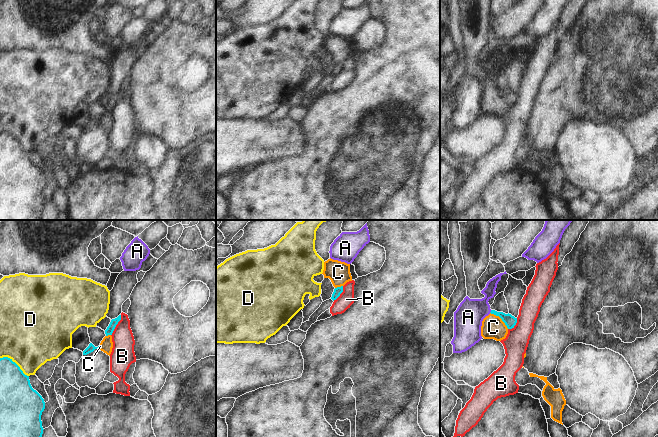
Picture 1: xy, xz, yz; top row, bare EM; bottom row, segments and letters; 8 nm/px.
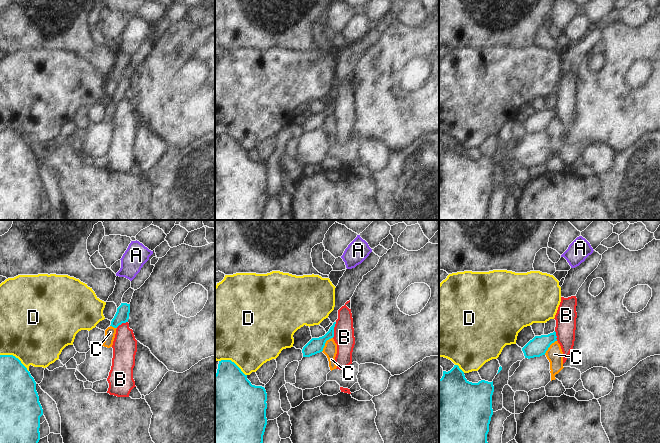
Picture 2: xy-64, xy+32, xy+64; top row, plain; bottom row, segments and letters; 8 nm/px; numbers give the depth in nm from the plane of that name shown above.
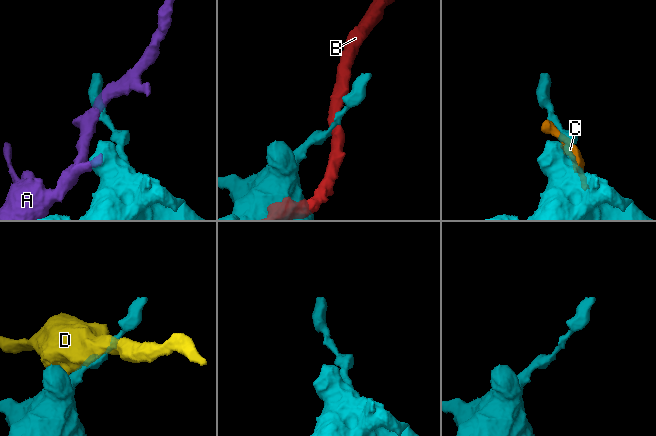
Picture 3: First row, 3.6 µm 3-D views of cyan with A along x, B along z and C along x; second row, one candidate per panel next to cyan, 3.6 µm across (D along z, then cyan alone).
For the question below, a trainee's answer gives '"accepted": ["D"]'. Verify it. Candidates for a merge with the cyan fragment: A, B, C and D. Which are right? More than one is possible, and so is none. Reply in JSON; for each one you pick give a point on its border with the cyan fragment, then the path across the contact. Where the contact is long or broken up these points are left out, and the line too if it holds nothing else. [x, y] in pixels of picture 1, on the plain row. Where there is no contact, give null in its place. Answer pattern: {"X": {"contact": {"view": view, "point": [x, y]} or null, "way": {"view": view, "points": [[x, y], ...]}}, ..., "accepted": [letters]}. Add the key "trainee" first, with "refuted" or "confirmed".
{"trainee": "refuted", "accepted": []}

